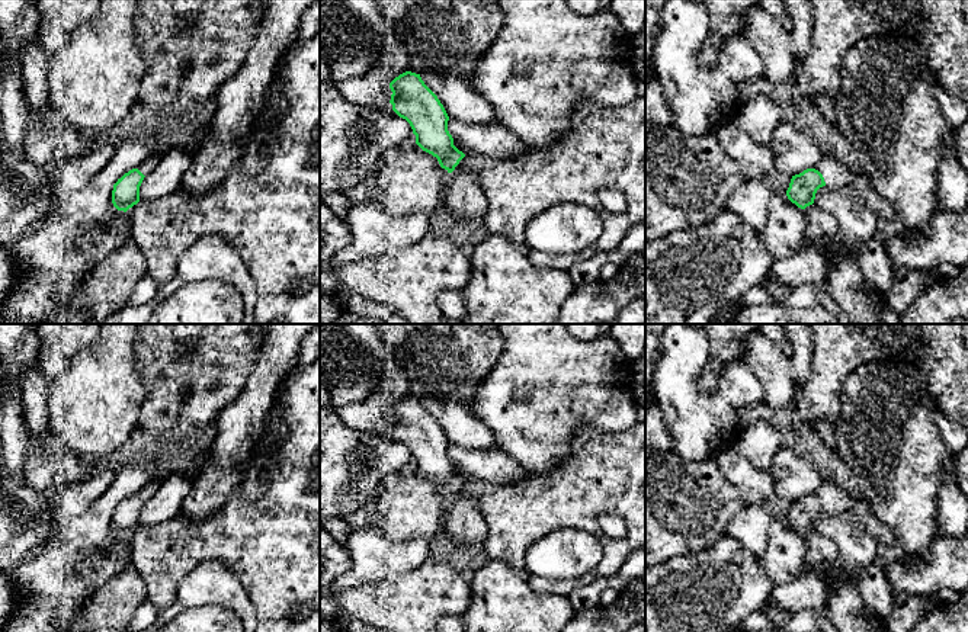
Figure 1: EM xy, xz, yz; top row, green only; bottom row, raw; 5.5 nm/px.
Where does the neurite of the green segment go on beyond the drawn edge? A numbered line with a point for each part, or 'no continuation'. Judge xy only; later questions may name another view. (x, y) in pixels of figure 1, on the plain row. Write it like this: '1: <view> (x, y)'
1: xy (150, 490)

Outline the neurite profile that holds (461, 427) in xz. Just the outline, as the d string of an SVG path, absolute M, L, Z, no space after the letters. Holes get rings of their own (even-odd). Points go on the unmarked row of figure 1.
M423 397L420 402L437 421L449 443L474 450L497 447L493 432L464 404L440 402L429 397Z

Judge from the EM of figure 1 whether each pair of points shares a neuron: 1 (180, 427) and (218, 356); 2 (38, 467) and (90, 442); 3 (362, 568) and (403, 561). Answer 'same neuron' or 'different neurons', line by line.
1: same neuron
2: different neurons
3: same neuron

